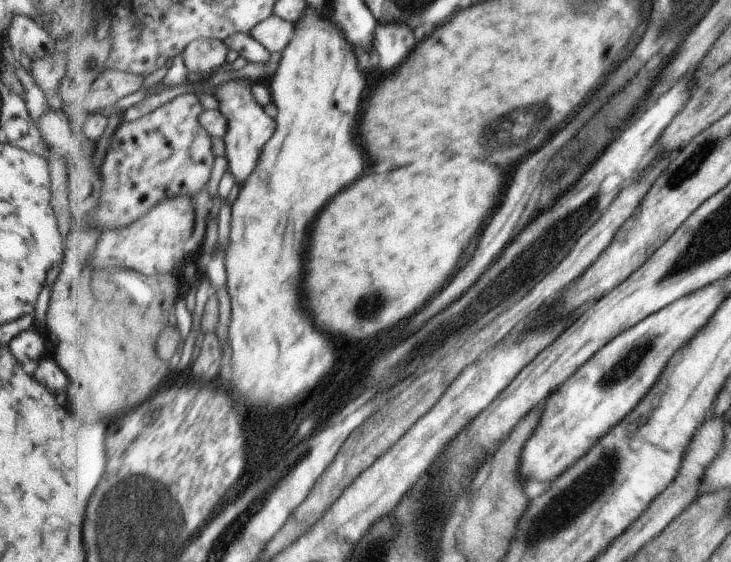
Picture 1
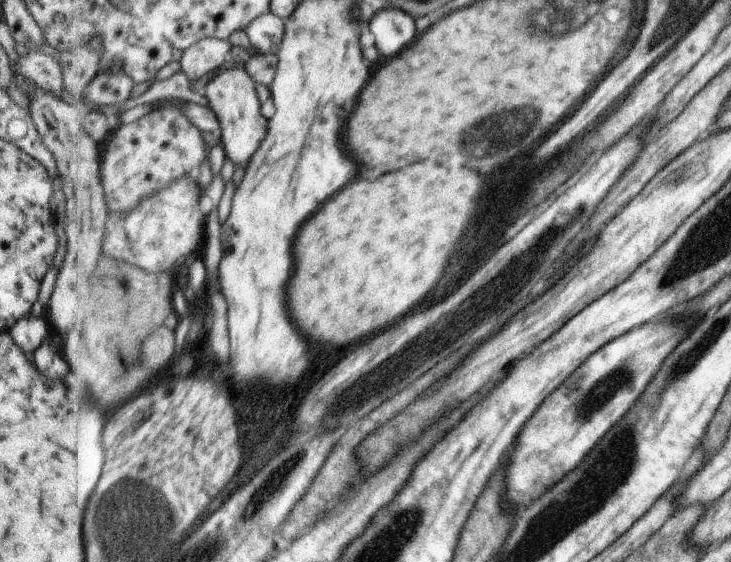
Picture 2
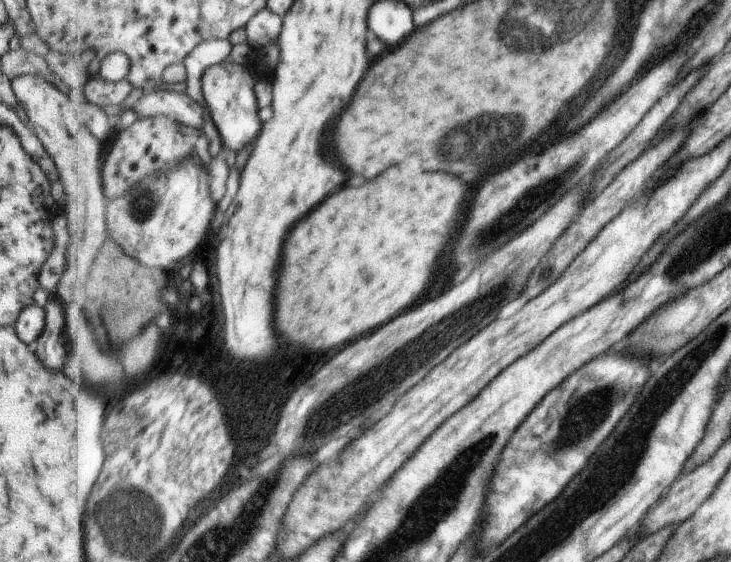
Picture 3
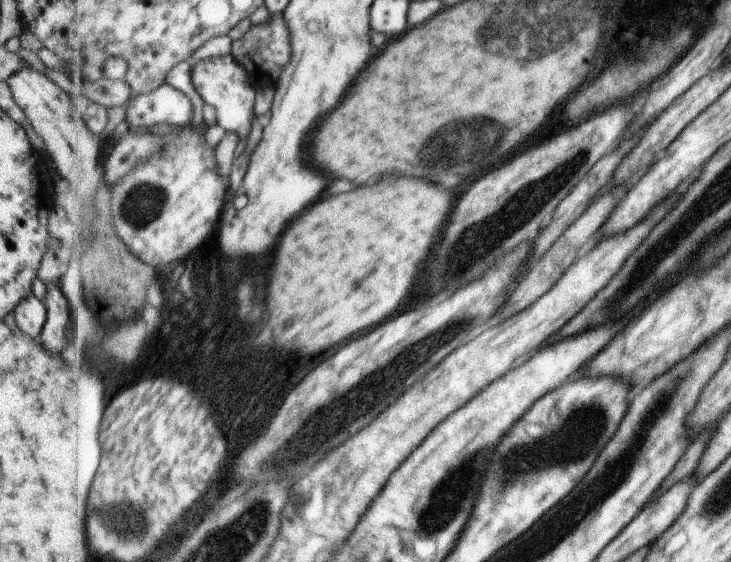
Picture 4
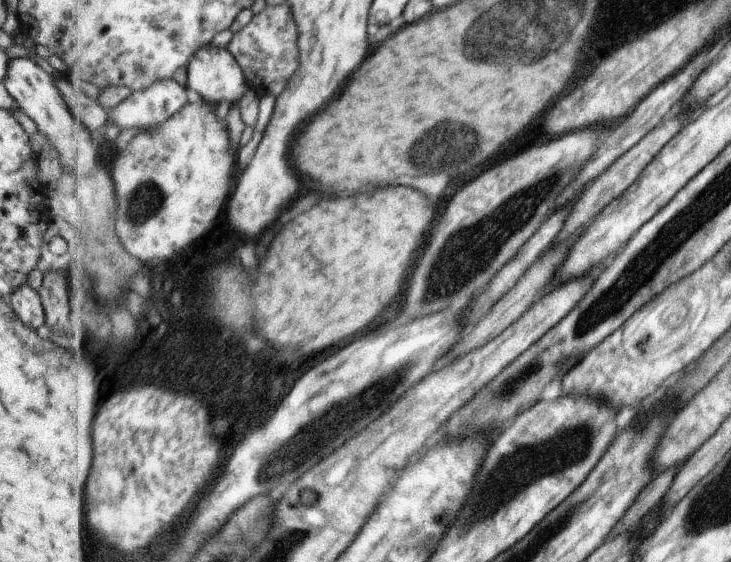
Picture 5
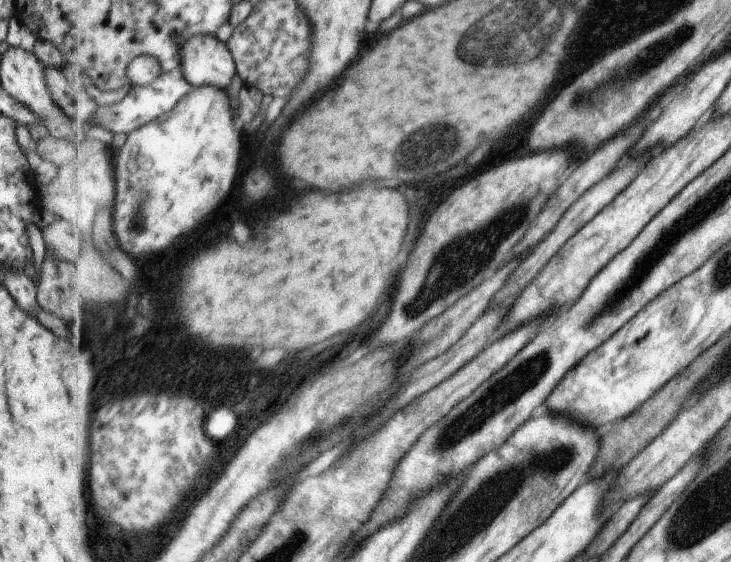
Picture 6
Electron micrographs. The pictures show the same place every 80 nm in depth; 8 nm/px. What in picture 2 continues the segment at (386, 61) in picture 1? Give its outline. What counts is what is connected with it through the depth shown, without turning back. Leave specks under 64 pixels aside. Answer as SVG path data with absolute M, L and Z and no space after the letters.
M395 7L387 8L385 12L377 12L371 18L369 28L377 40L377 48L389 58L397 56L417 36L413 16Z

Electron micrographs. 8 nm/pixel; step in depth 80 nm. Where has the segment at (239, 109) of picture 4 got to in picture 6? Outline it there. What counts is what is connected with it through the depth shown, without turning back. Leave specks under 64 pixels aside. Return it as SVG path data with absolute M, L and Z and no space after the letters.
M193 35L184 40L182 48L182 68L184 77L195 87L214 86L229 88L235 74L239 76L236 60L227 44L216 35Z

